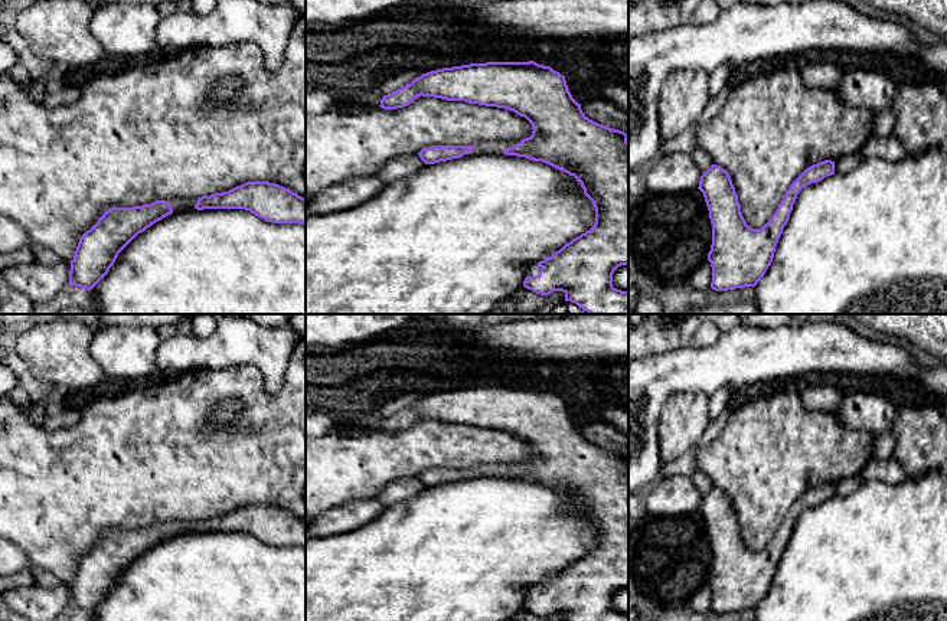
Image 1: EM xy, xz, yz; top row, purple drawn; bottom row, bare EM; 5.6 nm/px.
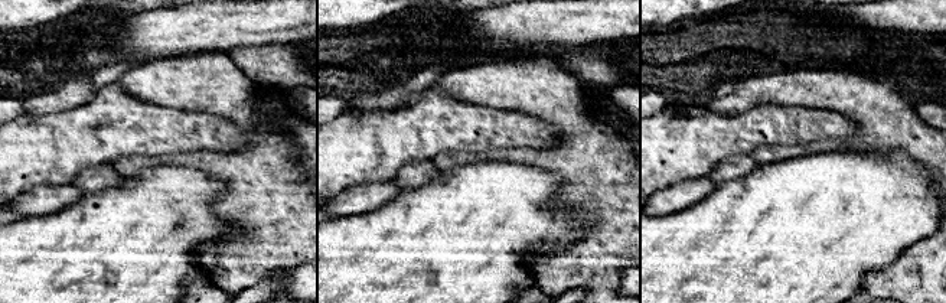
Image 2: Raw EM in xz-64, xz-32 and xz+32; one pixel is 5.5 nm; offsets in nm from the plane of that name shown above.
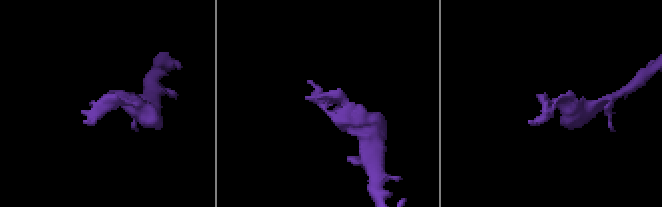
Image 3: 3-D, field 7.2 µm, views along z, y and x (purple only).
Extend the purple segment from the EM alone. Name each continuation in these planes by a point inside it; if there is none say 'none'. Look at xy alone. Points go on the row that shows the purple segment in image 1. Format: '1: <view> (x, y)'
1: xy (178, 203)

